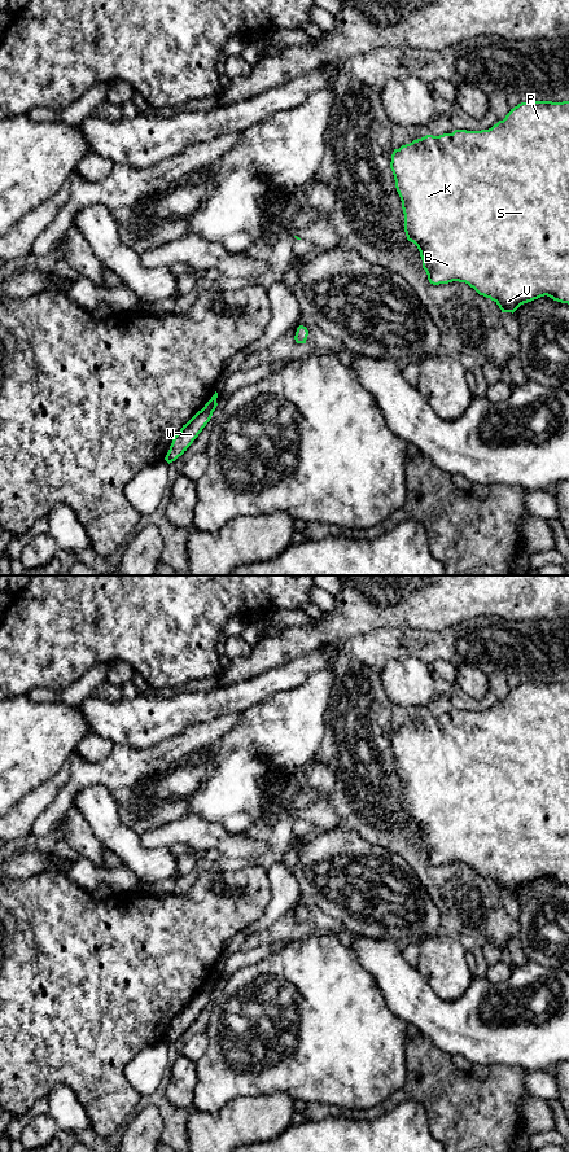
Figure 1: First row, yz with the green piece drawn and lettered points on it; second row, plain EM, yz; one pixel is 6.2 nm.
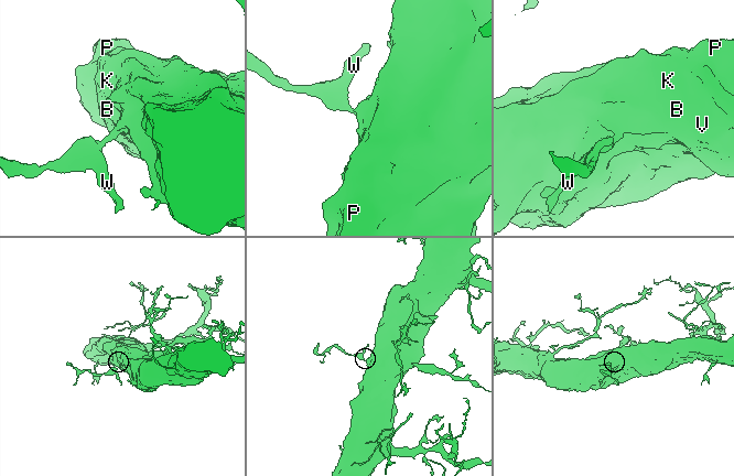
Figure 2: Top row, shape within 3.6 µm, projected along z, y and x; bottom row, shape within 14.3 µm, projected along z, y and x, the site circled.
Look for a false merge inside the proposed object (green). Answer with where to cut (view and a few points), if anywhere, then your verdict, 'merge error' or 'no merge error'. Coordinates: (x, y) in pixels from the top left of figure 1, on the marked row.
no cut | no merge error

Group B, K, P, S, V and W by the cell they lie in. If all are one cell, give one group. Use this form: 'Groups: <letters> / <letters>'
Groups: B K P S V W

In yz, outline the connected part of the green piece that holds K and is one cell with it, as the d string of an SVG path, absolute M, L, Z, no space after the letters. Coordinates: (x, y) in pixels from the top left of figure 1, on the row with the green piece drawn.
M528 100L511 109L503 121L489 130L426 135L394 149L390 168L402 201L407 240L417 246L430 284L465 282L480 295L494 301L502 312L513 314L521 305L544 295L569 305L569 101Z

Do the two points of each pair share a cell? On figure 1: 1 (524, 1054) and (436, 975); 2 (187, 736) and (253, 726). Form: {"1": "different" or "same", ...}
{"1": "different", "2": "different"}

